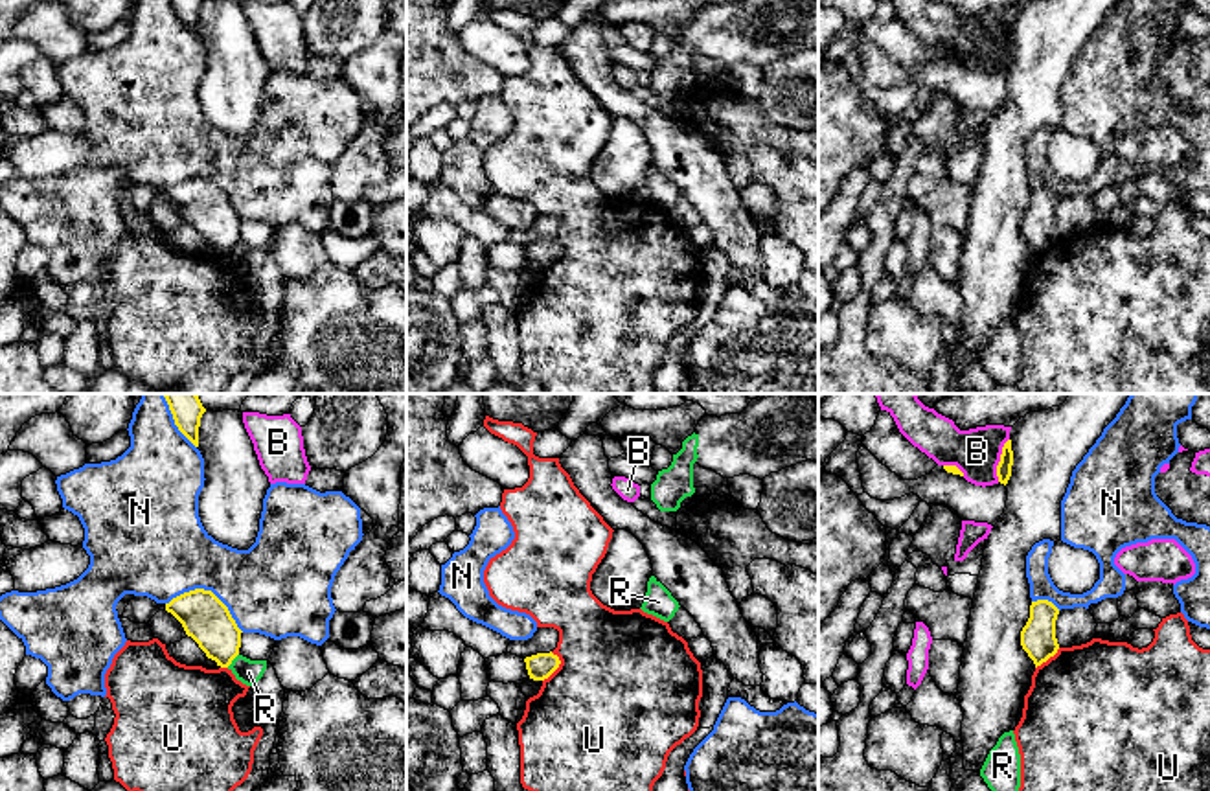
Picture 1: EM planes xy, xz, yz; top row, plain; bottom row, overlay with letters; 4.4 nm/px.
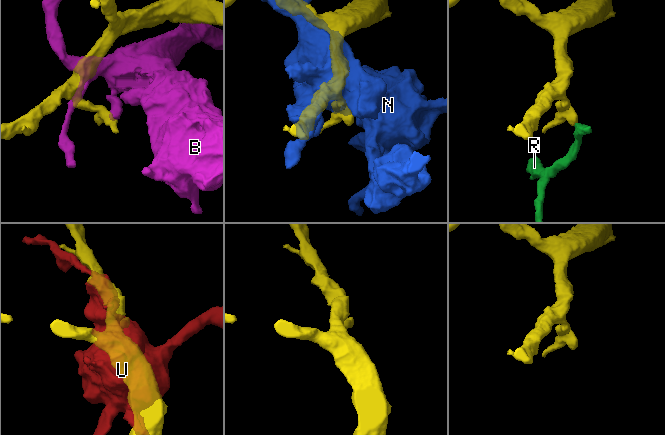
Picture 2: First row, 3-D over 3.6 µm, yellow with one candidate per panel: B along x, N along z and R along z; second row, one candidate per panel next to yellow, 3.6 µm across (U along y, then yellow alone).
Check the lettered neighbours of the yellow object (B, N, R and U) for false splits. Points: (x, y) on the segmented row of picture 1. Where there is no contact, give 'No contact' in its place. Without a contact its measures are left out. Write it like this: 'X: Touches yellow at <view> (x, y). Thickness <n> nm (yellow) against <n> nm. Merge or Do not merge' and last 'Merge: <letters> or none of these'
B: Touches yellow at yz (1001, 460). Thickness 60 nm (yellow) against 200 nm. Do not merge
N: Touches yellow at xy (208, 591). Thickness 200 nm (yellow) against 380 nm. Do not merge
R: Touches yellow at xy (232, 659). Thickness 200 nm (yellow) against 110 nm. Do not merge
U: Touches yellow at xz (558, 666). Thickness 120 nm (yellow) against 500 nm. Do not merge
Merge: none of these

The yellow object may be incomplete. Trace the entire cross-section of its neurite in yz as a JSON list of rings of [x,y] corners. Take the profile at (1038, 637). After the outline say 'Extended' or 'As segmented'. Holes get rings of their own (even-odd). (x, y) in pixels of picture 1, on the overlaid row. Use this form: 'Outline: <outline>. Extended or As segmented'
Outline: [[[1037,600],[1030,605],[1030,618],[1021,631],[1021,646],[1033,660],[1035,668],[1054,657],[1059,649],[1056,638],[1056,620],[1059,609],[1048,600]]]. As segmented

